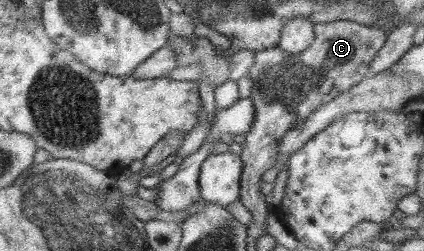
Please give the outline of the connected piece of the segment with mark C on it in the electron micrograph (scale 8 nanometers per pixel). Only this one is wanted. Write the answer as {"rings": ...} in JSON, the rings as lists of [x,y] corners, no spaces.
{"rings":[[[336,20],[313,24],[312,43],[296,55],[289,56],[277,45],[255,52],[255,63],[245,75],[250,76],[252,81],[248,98],[255,112],[239,155],[242,165],[239,200],[250,213],[251,221],[265,223],[268,207],[258,185],[266,169],[273,167],[281,137],[296,125],[302,125],[302,121],[319,105],[328,103],[366,77],[372,58],[386,41],[387,34],[379,24],[370,28],[353,21]]]}

